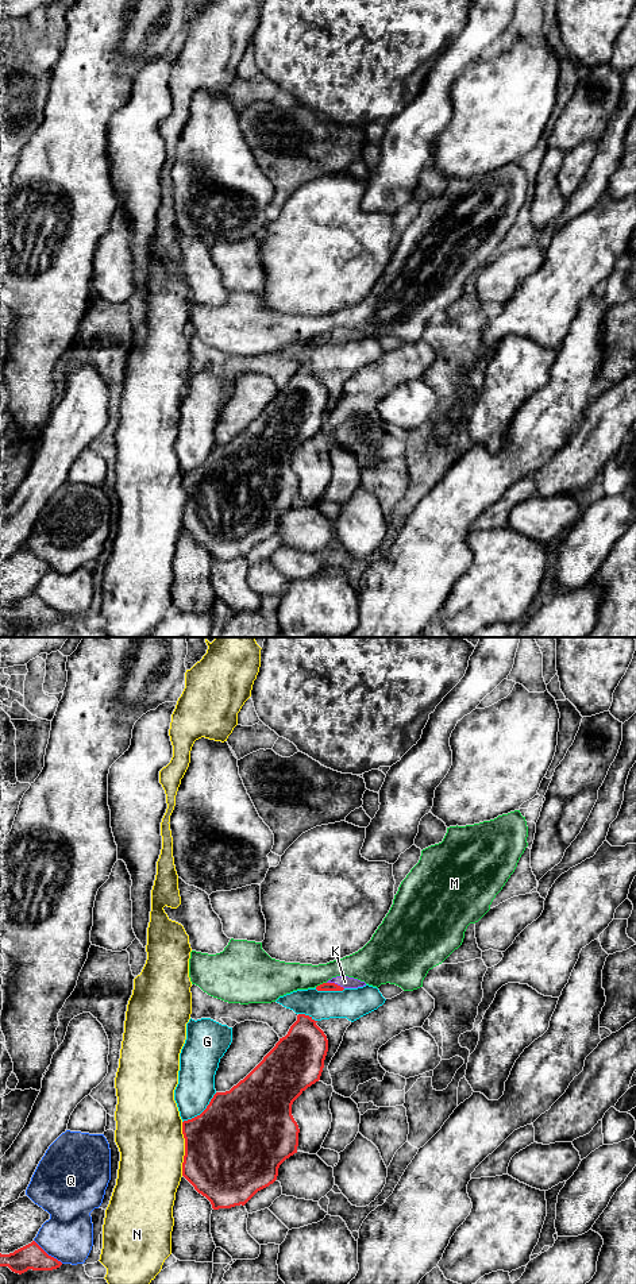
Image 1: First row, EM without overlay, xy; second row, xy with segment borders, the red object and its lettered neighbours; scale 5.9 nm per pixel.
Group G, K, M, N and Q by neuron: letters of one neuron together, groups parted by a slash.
G / K / M / N / Q

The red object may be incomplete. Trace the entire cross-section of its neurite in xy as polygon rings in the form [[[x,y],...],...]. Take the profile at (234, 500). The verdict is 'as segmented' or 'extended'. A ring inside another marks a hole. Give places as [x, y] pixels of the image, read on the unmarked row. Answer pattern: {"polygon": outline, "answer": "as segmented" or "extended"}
{"polygon": [[[298,366],[288,386],[263,412],[230,443],[216,444],[207,460],[197,469],[182,474],[185,508],[182,528],[205,548],[213,562],[244,558],[258,543],[277,532],[280,517],[297,505],[298,477],[292,467],[293,454],[320,432],[328,404],[328,392],[312,369]]], "answer": "as segmented"}

